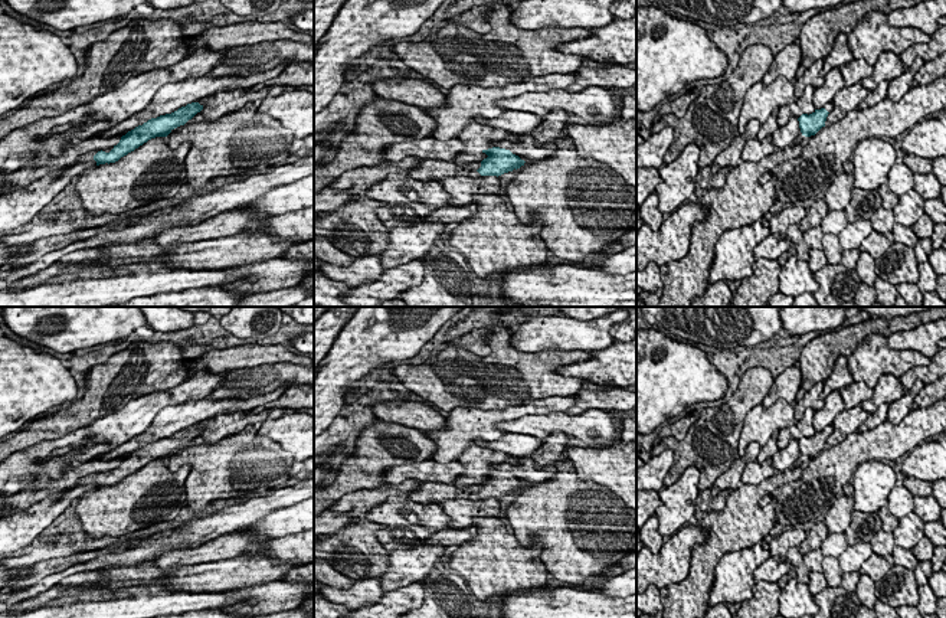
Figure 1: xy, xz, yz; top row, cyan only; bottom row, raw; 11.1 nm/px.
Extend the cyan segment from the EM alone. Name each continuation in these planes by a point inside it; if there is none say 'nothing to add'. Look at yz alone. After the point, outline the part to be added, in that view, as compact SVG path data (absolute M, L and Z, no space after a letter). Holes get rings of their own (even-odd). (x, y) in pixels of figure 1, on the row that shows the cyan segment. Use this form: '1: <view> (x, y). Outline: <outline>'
nothing to add

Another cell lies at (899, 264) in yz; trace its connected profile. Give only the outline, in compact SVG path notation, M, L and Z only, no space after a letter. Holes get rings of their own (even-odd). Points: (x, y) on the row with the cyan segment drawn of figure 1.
M894 242L883 256L875 259L877 277L893 285L903 282L917 284L917 267L914 248L900 242Z

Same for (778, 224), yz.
M790 206L783 207L778 215L769 216L769 229L770 233L776 235L780 239L786 238L786 230L790 225L799 225L806 216L806 207Z

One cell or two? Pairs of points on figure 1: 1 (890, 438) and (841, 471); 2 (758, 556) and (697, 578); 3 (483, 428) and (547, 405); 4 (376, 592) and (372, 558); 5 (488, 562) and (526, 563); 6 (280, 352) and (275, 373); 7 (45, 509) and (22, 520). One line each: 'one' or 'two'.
1: one
2: two
3: one
4: two
5: one
6: two
7: one

